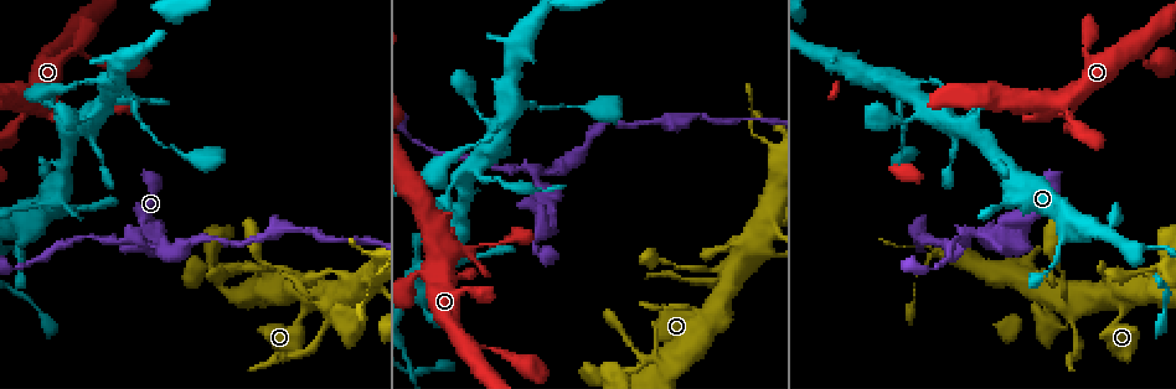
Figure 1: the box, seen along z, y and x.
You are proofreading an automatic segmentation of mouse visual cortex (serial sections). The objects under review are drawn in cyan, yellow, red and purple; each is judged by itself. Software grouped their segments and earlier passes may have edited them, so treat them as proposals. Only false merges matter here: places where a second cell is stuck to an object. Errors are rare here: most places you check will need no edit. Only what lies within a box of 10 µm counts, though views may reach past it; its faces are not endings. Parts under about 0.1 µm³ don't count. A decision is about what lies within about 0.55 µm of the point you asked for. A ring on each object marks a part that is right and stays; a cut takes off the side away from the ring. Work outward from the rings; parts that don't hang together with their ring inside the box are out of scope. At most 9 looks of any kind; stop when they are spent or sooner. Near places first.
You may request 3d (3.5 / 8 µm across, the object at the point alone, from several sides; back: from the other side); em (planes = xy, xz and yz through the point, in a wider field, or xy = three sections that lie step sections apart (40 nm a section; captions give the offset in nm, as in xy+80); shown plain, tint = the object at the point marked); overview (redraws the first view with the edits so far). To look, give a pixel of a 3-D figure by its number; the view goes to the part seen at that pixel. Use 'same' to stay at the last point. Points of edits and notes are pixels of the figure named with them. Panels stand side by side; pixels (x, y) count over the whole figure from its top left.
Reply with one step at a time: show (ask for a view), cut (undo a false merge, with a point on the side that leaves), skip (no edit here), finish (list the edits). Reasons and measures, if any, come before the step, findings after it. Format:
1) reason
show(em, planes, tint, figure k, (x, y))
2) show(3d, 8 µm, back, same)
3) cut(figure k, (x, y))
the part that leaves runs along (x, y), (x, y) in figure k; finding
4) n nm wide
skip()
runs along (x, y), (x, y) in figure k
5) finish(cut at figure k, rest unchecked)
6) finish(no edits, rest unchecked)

thick turns thin
show(3d, 8 µm, figure 1, (1065, 304))

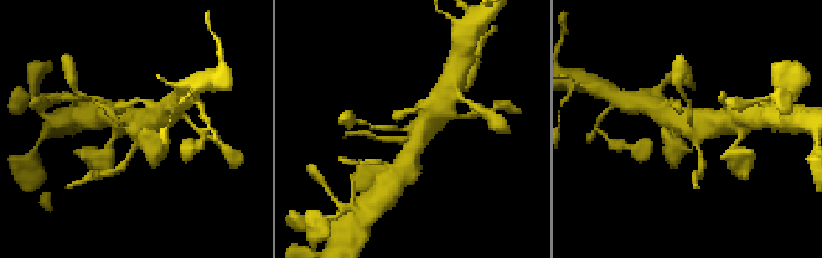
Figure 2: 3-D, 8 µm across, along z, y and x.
closer look
show(3d, 3.5 µm, same)

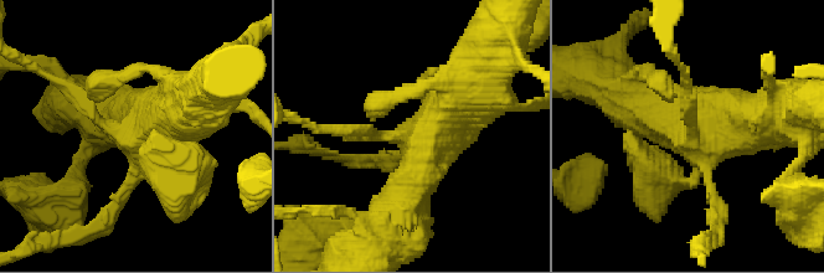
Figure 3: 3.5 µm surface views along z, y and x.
skip()
runs along (401, 227), (405, 192), (469, 88) in figure 3; one cell here

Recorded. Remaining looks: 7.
calibre changes
show(em, xy, step 2, tint, figure 1, (41, 201))

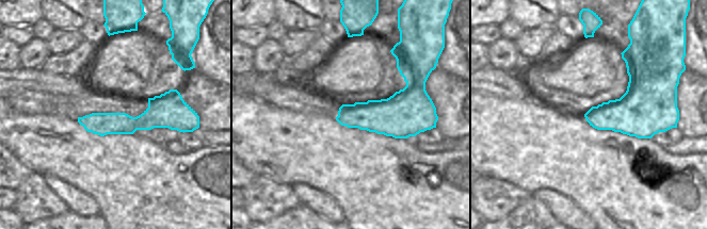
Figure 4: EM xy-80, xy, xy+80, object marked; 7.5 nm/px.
wider look
show(3d, 3.5 µm, same)

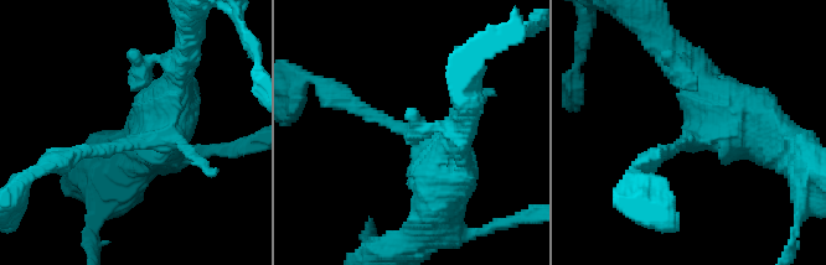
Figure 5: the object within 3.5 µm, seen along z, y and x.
260 nm wide
skip()
runs along (442, 181), (430, 140), (339, 95) in figure 5; continuous, no second cell

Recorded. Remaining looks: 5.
sharp bend
show(3d, 3.5 µm, back, figure 1, (47, 99))

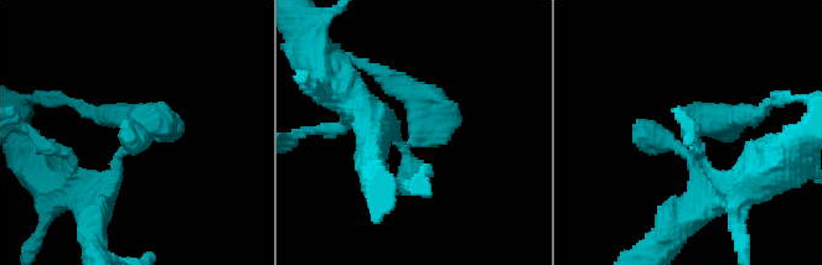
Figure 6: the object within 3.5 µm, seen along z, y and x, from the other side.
show(em, planes, tint, figure 6, (144, 124))

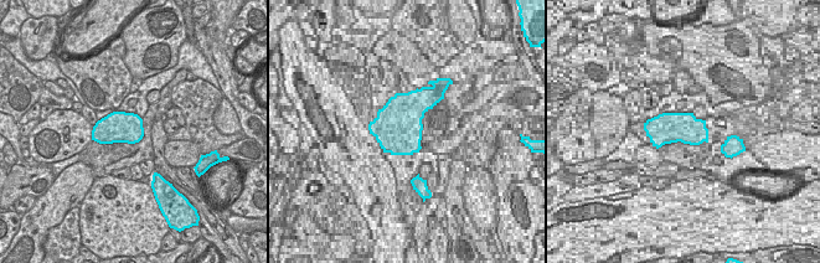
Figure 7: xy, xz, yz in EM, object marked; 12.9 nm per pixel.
skip()
runs along (701, 192), (687, 131), (754, 117) in figure 6; one cell here

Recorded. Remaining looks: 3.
branch point
show(3d, 8 µm, back, figure 1, (533, 174))

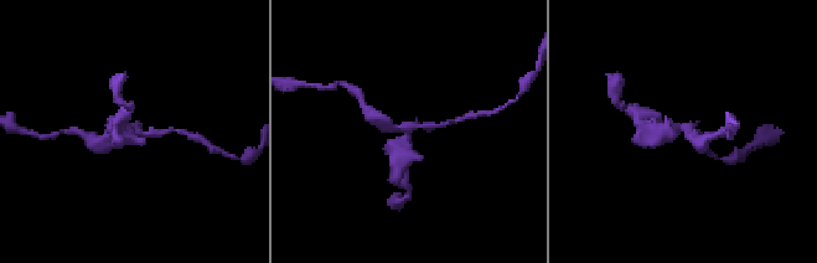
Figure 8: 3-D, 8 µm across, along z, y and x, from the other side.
zoom in
show(3d, 3.5 µm, same)

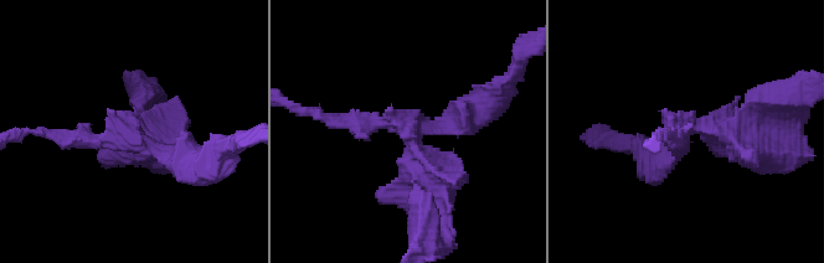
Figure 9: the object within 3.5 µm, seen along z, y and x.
3 arms; arms of 200, 250, 500 nm
skip()
runs along (438, 197), (411, 128), (484, 102) in figure 9; all the same cell

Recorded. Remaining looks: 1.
finish(no edits, rest unchecked)

